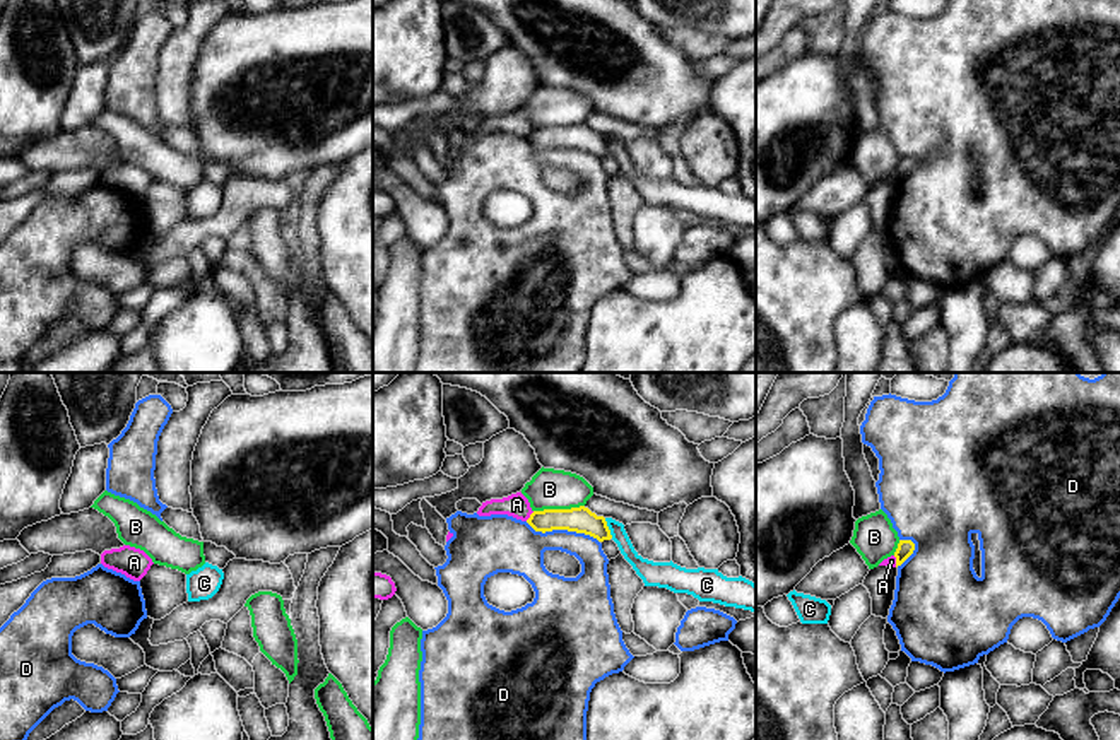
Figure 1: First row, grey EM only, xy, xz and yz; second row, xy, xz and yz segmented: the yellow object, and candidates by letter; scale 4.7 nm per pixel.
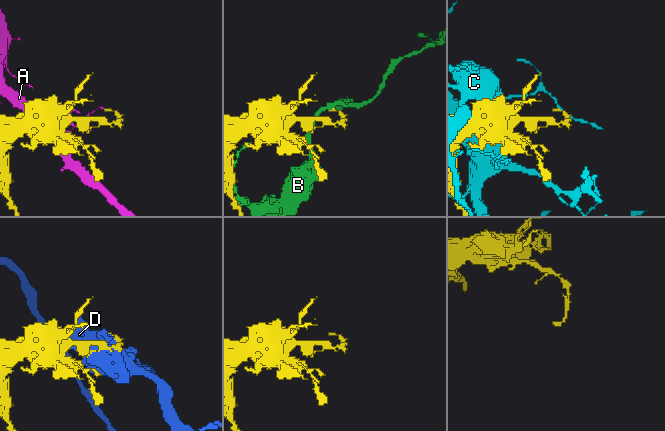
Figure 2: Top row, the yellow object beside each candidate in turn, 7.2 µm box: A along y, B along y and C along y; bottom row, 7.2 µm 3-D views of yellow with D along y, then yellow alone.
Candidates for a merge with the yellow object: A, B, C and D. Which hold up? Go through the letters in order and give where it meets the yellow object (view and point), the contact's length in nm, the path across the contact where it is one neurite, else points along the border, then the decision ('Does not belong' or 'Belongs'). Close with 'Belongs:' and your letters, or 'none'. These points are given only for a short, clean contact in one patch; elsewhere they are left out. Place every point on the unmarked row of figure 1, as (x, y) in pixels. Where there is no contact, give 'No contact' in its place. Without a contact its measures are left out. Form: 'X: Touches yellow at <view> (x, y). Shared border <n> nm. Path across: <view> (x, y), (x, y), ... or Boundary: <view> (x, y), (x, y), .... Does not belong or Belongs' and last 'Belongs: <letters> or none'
A: Touches yellow at xz (530, 134). Shared border 60 nm. Boundary: xz (534, 129), (525, 137). Does not belong
B: Touches yellow at xz (558, 127). Shared border 240 nm. Boundary: xz (583, 122), (534, 129). Does not belong
C: Touches yellow at xz (607, 146). Shared border 100 nm. Boundary: xz (604, 135), (613, 154). Does not belong
D: Touches yellow at xz (563, 146). Shared border 360 nm. Does not belong
Belongs: none

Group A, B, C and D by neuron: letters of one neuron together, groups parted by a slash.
A / B / C / D

